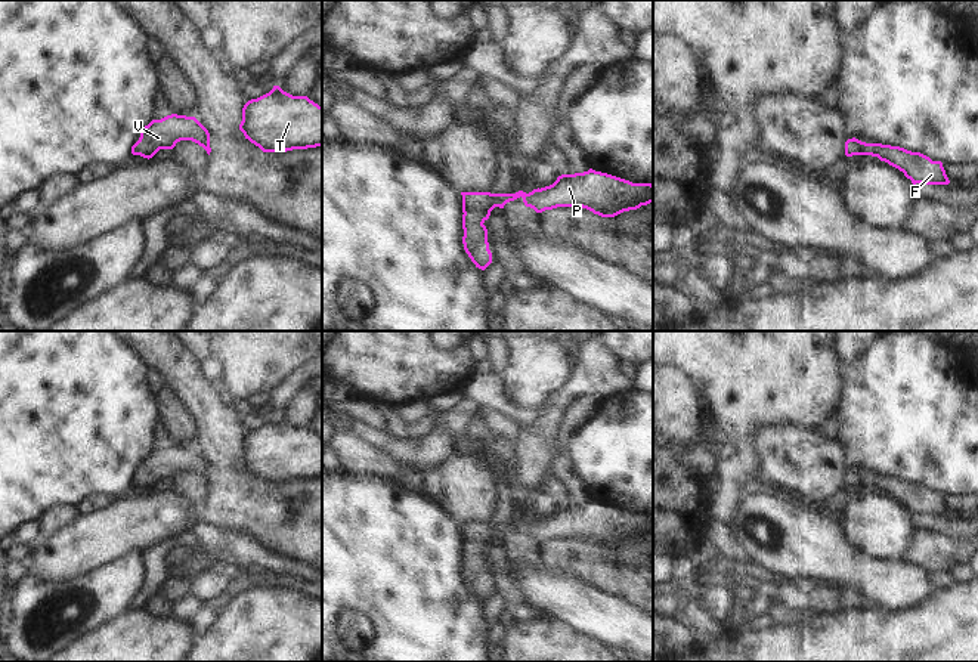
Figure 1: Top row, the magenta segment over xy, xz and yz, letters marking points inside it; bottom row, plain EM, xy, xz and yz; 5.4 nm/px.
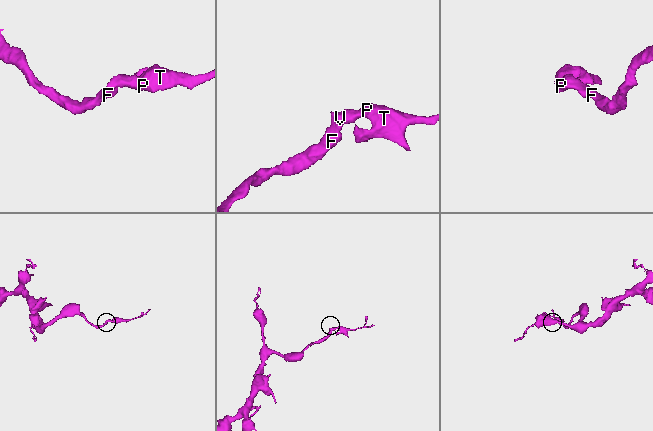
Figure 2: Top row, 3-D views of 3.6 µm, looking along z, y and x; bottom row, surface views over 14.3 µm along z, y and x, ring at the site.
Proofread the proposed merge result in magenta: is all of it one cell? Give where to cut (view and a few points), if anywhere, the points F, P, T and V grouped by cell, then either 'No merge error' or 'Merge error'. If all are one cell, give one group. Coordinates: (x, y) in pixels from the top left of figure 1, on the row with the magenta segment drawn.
No split. Groups: F P T V. No merge error

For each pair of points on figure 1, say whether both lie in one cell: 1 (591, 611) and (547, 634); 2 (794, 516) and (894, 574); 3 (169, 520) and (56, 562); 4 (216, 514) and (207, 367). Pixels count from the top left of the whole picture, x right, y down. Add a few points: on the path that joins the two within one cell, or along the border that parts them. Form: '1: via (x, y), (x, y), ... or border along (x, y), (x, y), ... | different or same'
1: border along (544, 615), (559, 619), (596, 642) | different
2: via (819, 541), (841, 563), (869, 574) | same
3: via (141, 522), (124, 525), (84, 543) | same
4: border along (197, 362), (197, 370), (210, 383) | different

